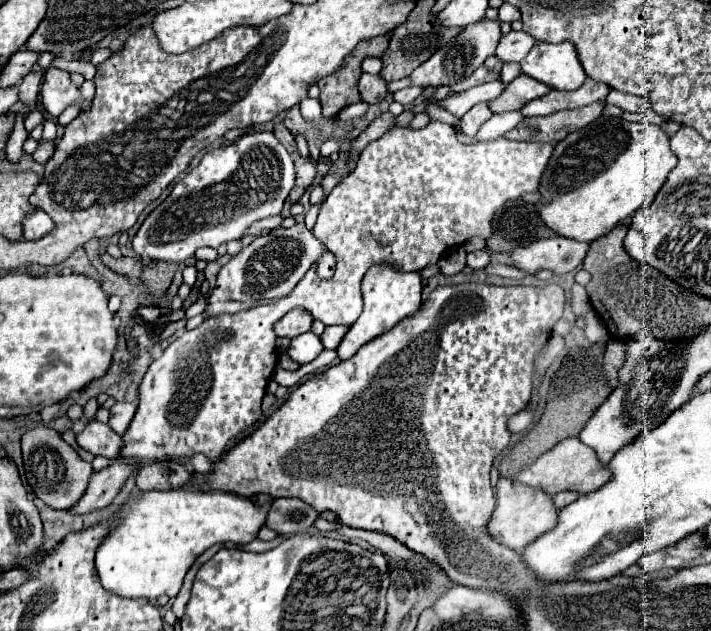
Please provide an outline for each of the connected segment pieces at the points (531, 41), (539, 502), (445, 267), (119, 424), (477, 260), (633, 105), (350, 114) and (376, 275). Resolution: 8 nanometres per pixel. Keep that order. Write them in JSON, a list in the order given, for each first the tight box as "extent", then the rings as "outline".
[{"extent":[497,32,535,62],"outline":[[[509,32],[507,36],[501,38],[499,46],[497,46],[497,56],[503,62],[519,62],[527,56],[527,52],[535,46],[535,38],[529,36],[527,32]]]},{"extent":[487,478,557,552],"outline":[[[499,478],[497,508],[493,510],[493,516],[487,524],[487,532],[489,532],[489,536],[493,536],[493,540],[519,552],[521,548],[525,548],[525,544],[533,542],[537,536],[551,530],[555,524],[557,524],[557,508],[553,504],[551,496],[547,496],[541,490],[533,490],[523,484],[515,484],[509,478]]]},{"extent":[439,248,465,274],"outline":[[[451,248],[449,252],[445,252],[445,256],[441,256],[439,260],[439,268],[443,274],[457,274],[465,268],[465,250],[463,248]]]},{"extent":[109,402,137,434],"outline":[[[115,402],[115,406],[111,408],[109,426],[111,426],[117,434],[123,434],[123,432],[129,428],[129,424],[131,424],[131,420],[133,420],[133,416],[135,416],[135,410],[137,410],[137,406],[131,404],[131,402]]]},{"extent":[467,250,489,268],"outline":[[[479,250],[479,252],[467,254],[467,266],[469,266],[469,268],[485,268],[487,264],[489,264],[489,254],[487,254],[487,250]]]},{"extent":[605,90,647,112],"outline":[[[611,90],[609,96],[605,98],[605,102],[607,102],[607,104],[615,104],[615,106],[627,110],[627,112],[641,112],[641,110],[645,110],[645,106],[647,106],[647,102],[641,100],[639,96],[623,94],[623,92],[619,92],[619,90]]]},{"extent":[338,102,369,121],"outline":[[[358,102],[341,110],[338,114],[338,118],[343,121],[353,120],[364,115],[368,108],[369,104],[365,102]]]},{"extent":[337,266,421,360],"outline":[[[373,266],[363,278],[361,292],[363,292],[365,306],[363,306],[361,316],[349,328],[349,332],[345,334],[343,342],[337,348],[337,354],[341,360],[351,358],[363,344],[381,336],[385,330],[391,330],[405,316],[417,312],[421,306],[421,278],[415,272],[405,274],[405,272],[397,272],[395,268],[389,268],[389,266]]]}]

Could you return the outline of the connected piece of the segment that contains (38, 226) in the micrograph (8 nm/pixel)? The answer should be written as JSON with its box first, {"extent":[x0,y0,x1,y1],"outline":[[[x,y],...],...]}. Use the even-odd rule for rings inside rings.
{"extent":[23,210,55,240],"outline":[[[37,210],[35,214],[31,214],[31,216],[25,218],[23,238],[25,240],[37,240],[37,238],[49,234],[53,228],[55,228],[55,222],[43,210]]]}

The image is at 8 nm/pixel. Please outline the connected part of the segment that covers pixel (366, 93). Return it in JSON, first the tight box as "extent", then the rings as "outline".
{"extent":[359,74,387,104],"outline":[[[363,74],[359,80],[359,92],[361,92],[361,100],[369,102],[369,104],[377,104],[387,96],[387,82],[383,76],[379,74]]]}

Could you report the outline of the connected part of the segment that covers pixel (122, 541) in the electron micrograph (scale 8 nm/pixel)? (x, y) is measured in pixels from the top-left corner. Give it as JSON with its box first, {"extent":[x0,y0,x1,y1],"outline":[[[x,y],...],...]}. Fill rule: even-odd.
{"extent":[95,488,267,600],"outline":[[[179,488],[169,492],[137,492],[127,498],[125,504],[115,510],[109,518],[109,532],[101,540],[95,556],[95,566],[101,578],[101,584],[119,596],[125,598],[147,598],[155,600],[161,594],[177,596],[183,578],[195,558],[203,554],[213,544],[233,542],[247,544],[257,538],[259,528],[265,524],[267,506],[259,506],[249,498],[241,498],[231,492],[215,492],[203,488]]]}

